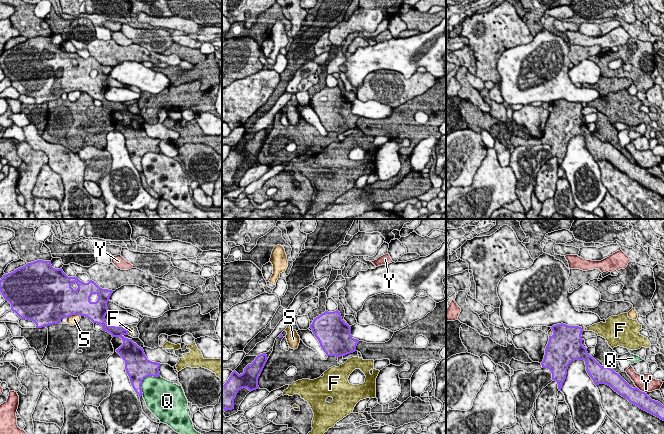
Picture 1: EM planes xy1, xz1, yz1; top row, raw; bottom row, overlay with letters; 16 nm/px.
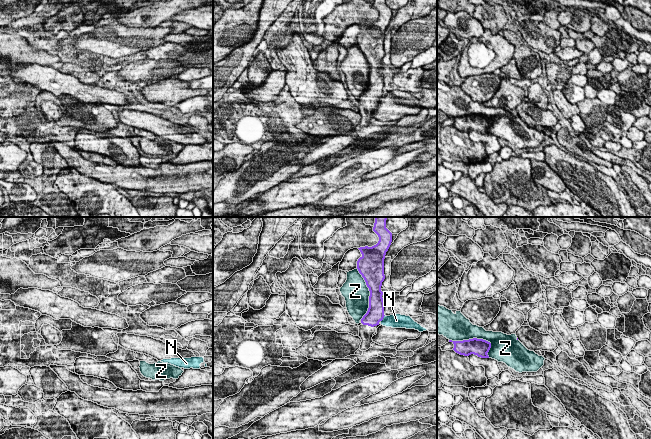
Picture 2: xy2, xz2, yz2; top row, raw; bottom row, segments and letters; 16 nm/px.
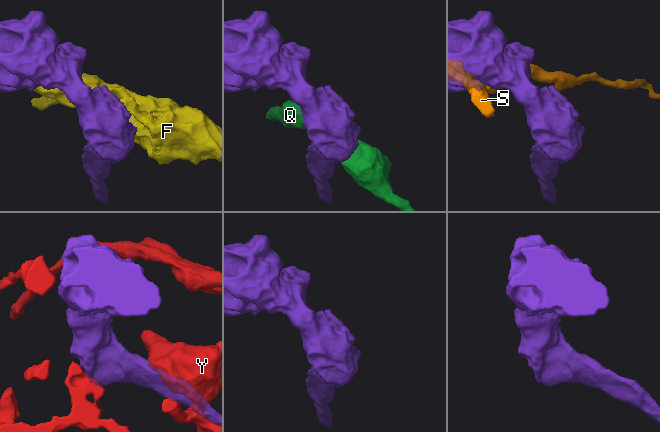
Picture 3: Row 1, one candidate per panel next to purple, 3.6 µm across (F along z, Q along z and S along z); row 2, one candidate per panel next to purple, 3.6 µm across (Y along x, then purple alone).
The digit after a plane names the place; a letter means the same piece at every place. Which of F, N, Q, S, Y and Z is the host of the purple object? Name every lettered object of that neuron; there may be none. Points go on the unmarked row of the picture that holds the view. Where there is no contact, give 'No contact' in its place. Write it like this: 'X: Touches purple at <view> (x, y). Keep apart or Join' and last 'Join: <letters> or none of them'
F: Touches purple at xy1 (127, 108). Keep apart
N: Touches purple at xz2 (383, 93). Keep apart
Q: Touches purple at xy1 (143, 155). Keep apart
S: Touches purple at xy1 (73, 90). Keep apart
Y: Touches purple at yz1 (641, 167). Keep apart
Z: Touches purple at yz2 (476, 114). Keep apart
Join: none of them

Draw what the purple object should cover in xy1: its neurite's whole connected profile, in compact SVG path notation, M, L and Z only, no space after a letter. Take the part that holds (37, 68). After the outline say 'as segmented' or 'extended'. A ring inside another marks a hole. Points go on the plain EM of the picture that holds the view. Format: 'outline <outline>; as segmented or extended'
outline M37 36L3 51L0 56L0 68L5 77L11 80L11 86L21 95L33 97L36 100L36 104L58 100L63 93L68 94L72 91L80 91L87 93L93 99L100 100L102 106L110 109L112 113L120 113L123 120L116 125L116 128L125 137L126 149L139 173L143 171L142 157L148 152L160 152L159 143L161 140L148 136L143 124L134 119L132 115L124 113L129 111L127 105L110 102L105 99L105 92L109 87L107 79L113 69L112 66L102 65L92 56L84 59L77 53L68 53L62 44L53 44L51 37Z; as segmented

